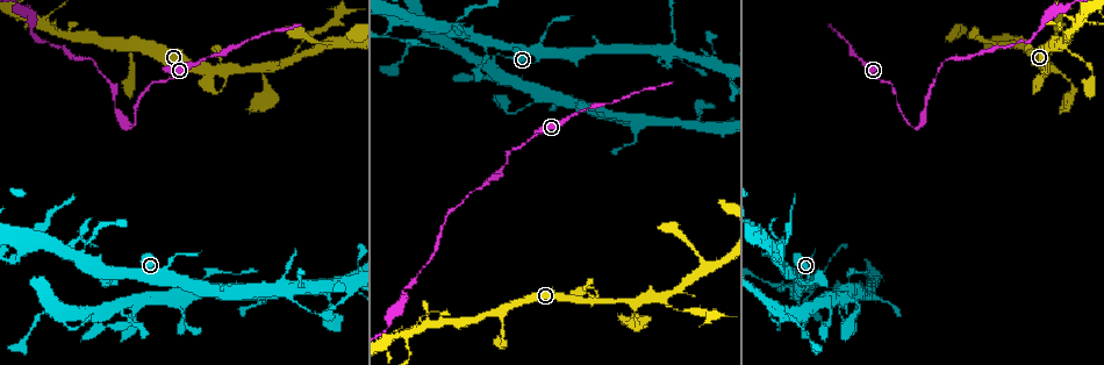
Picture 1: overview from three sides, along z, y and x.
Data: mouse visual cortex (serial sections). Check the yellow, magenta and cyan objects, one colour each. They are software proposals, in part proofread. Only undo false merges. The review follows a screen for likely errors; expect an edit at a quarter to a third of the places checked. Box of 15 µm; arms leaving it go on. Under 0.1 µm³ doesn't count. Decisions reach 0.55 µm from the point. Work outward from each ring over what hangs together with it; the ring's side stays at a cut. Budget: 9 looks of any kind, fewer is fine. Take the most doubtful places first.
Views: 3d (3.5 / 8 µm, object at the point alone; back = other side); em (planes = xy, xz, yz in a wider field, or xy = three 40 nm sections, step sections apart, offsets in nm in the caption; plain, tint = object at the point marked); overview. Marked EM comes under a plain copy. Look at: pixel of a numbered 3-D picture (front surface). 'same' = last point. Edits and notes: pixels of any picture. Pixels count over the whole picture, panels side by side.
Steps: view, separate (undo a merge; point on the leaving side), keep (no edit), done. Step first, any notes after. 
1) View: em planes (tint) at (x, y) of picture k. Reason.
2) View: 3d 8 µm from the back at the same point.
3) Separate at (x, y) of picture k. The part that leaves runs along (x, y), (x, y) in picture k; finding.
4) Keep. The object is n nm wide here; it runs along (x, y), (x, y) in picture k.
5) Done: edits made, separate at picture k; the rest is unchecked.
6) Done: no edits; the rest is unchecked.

View: 3d 3.5 µm at (286, 65) of picture 1. Calibre changes.

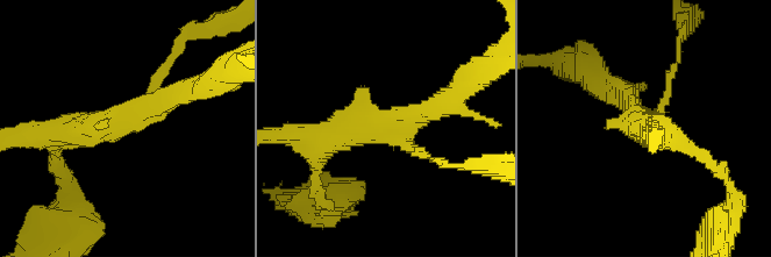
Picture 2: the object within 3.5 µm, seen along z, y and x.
View: em xy step 3 (tint) at (127, 123) of picture 2. Need the tissue.

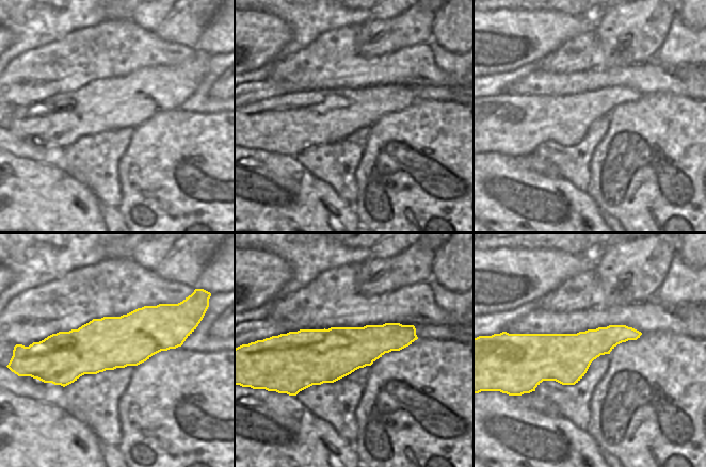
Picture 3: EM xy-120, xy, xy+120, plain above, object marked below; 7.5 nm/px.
Keep. The object is 400 nm wide here; it runs along (54, 133), (128, 122), (188, 90) in picture 2; all the same cell.

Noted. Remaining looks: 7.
View: 3d 8 µm from the back at (131, 128) of picture 1. Sharp bend.

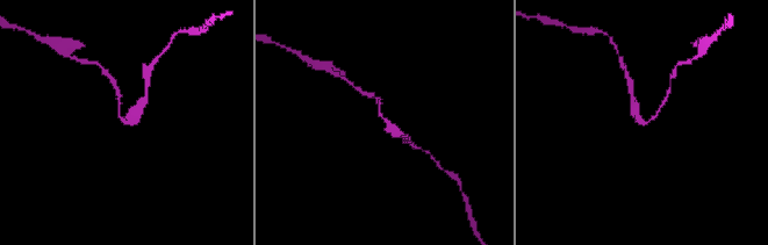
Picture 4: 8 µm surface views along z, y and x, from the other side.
View: em xy step 1 (tint) at (650, 122) of picture 4. The arms are 150, 300 nm wide.

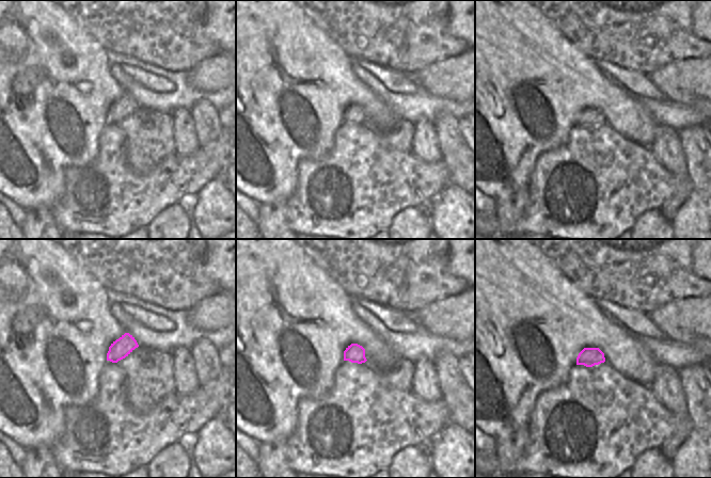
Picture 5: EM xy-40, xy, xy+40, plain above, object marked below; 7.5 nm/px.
Keep. It runs along (379, 100), (379, 113), (402, 134) in picture 4; one cell here.

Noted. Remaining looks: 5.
View: 3d 3.5 µm at (86, 260) of picture 1. Three-way junction.

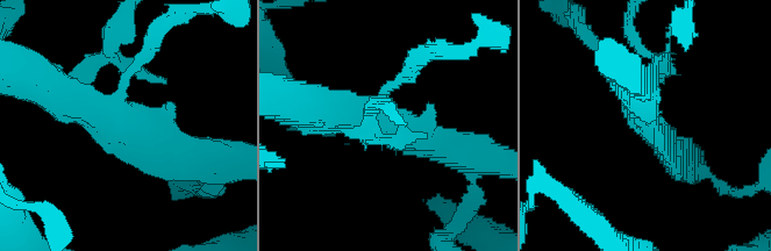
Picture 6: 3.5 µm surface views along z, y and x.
View: em xy step 2 (tint) at (383, 119) of picture 6. 3 arms meet here; the arms are 150, 400, 400 nm wide; need the tissue.

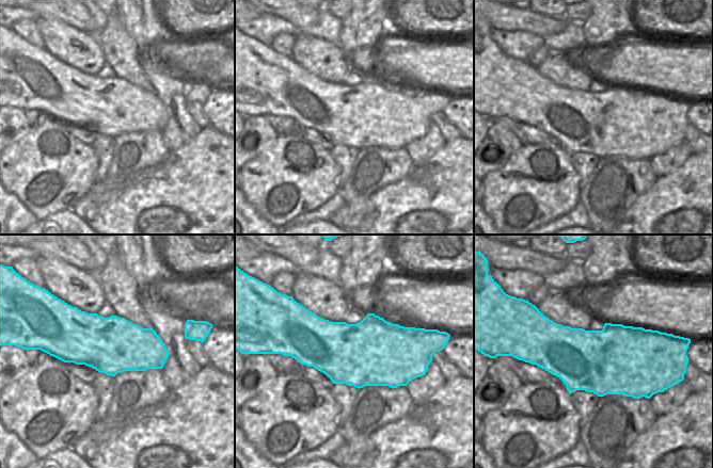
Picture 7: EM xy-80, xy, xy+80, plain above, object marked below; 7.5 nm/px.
Keep. It runs along (187, 152), (55, 92) in picture 6; one cell here.

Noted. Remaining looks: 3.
View: 3d 3.5 µm at (777, 262) of picture 1. Three-way junction.

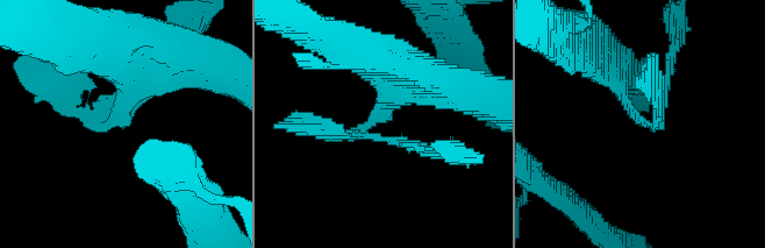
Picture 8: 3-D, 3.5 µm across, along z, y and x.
View: em xy step 1 (tint) at (648, 122) of picture 8. 3 arms meet here; the arms are 150, 250, 250 nm wide.

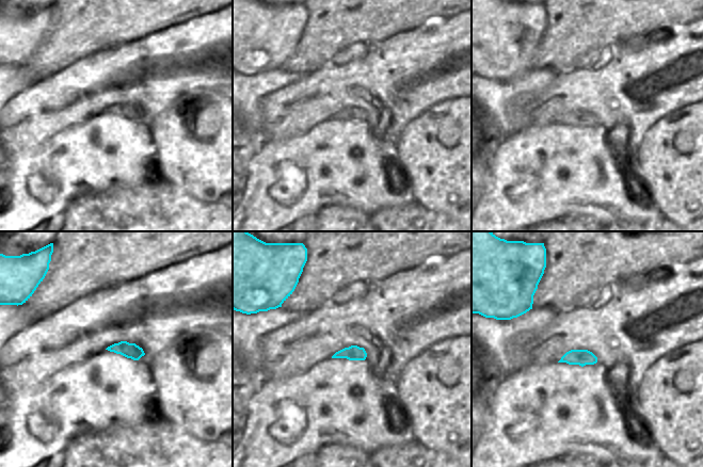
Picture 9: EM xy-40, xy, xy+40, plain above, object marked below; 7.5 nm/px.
Keep. It runs along (615, 79), (655, 122), (666, 76) in picture 8; continuous, no second cell.

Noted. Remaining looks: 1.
Done: no edits; the rest is unchecked.

